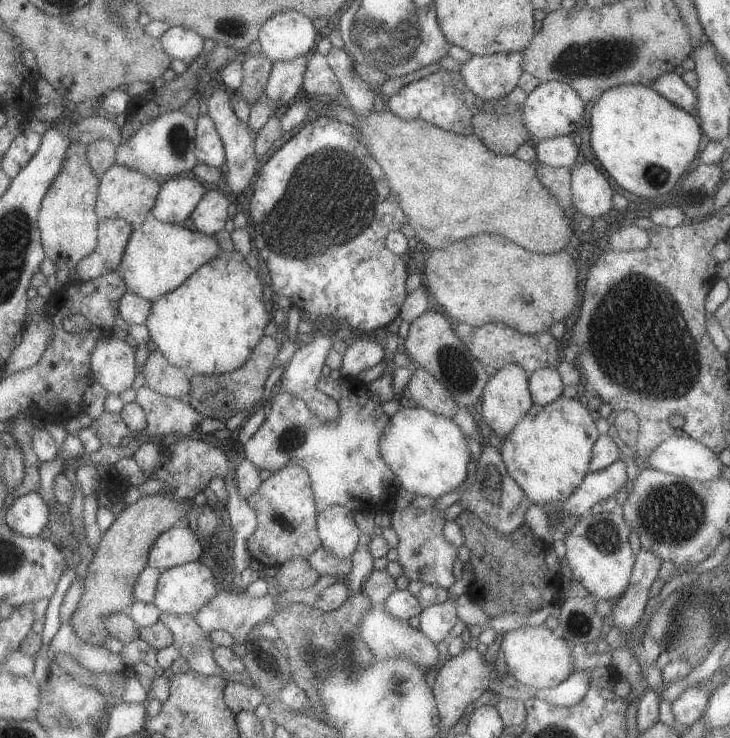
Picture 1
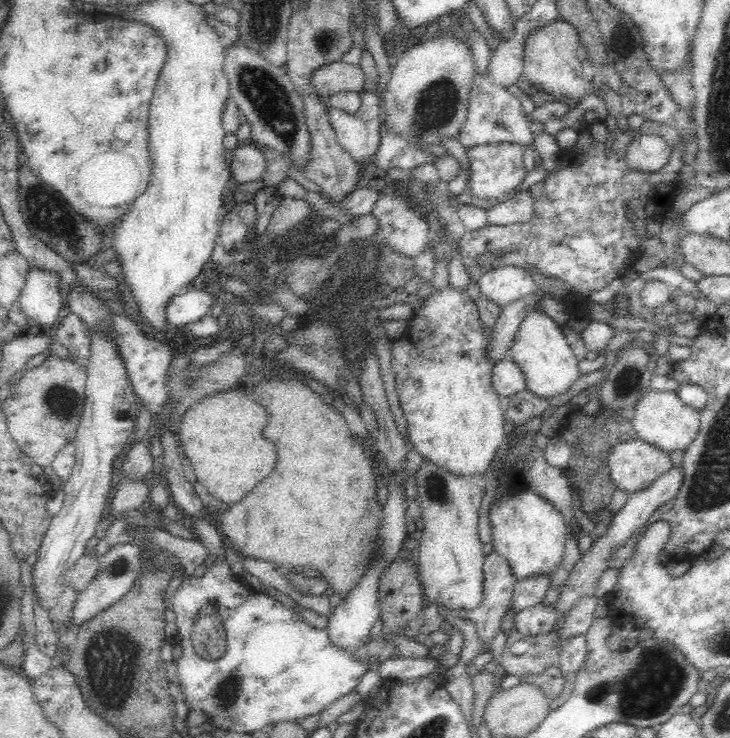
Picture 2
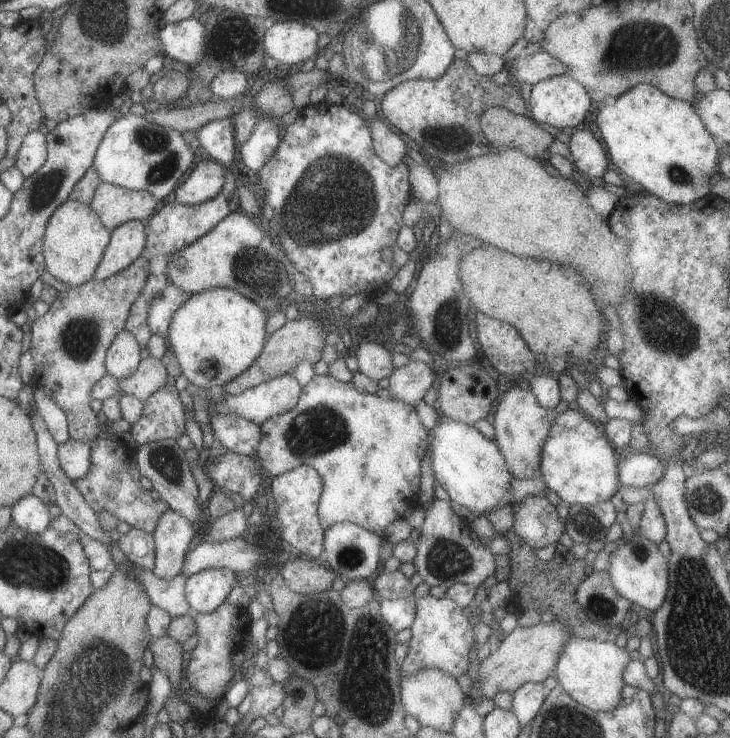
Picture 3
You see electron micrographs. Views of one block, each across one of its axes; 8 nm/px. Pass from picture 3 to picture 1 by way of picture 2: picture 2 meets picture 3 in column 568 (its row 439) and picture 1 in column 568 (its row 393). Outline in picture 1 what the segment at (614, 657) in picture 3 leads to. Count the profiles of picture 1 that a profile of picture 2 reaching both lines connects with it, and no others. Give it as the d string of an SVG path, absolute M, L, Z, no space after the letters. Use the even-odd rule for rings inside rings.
M540 620L532 624L521 625L519 628L503 634L499 644L503 652L506 672L509 672L516 682L534 689L548 689L561 684L572 670L571 648L563 638L553 634Z

